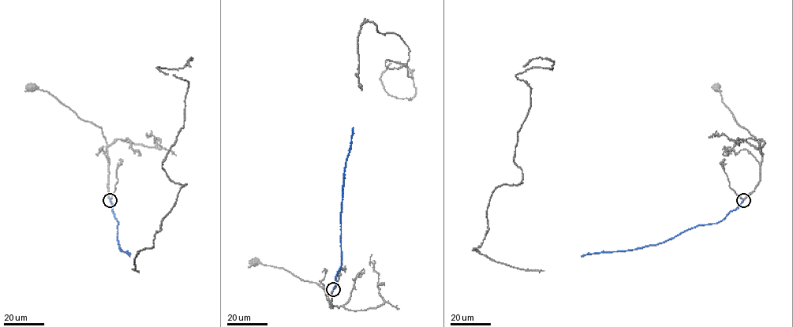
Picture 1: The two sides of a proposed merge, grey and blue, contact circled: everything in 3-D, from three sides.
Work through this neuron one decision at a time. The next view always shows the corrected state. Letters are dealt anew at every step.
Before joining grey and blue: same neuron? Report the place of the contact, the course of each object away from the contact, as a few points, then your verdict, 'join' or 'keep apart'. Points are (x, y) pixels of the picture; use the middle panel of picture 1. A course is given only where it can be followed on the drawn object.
place (333, 289); course grey (333, 289), (331, 307), (325, 291), (315, 282), (299, 278), (282, 268), (261, 264), (256, 259), (256, 261); course blue (333, 289), (341, 265), (343, 174), (353, 128); join

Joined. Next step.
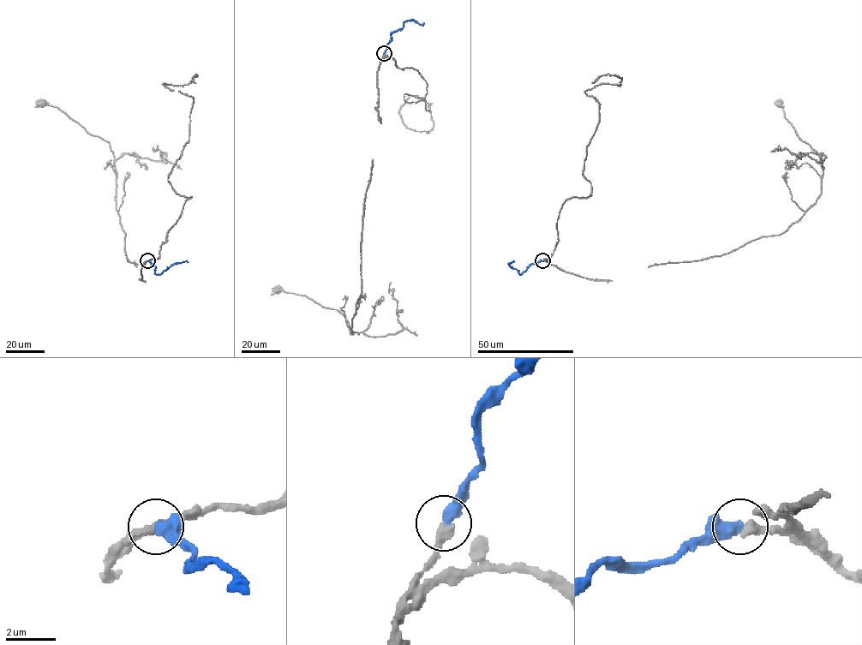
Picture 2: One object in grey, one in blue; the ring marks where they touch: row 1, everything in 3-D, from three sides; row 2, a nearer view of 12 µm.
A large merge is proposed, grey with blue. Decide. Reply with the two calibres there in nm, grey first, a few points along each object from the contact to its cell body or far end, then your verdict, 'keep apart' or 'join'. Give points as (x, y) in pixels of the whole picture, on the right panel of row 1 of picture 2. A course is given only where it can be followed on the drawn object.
calibres 420 and 480 nm; course grey (542, 260), (612, 280), (783, 233), (816, 202), (823, 170), (778, 102); course blue (542, 260), (531, 263), (521, 273), (512, 269), (509, 265), (511, 262); keep apart

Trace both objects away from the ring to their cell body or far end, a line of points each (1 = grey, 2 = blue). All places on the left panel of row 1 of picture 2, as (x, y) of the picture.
1: (147, 260), (141, 268), (143, 280), (135, 265), (127, 259), (110, 144), (43, 102)
2: (147, 260), (152, 263), (156, 273), (161, 273), (173, 265), (188, 262)

